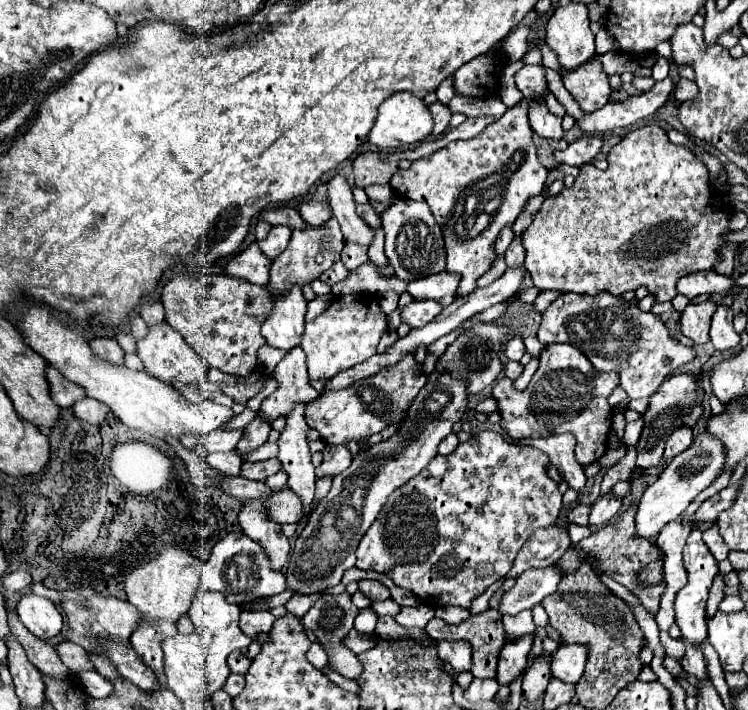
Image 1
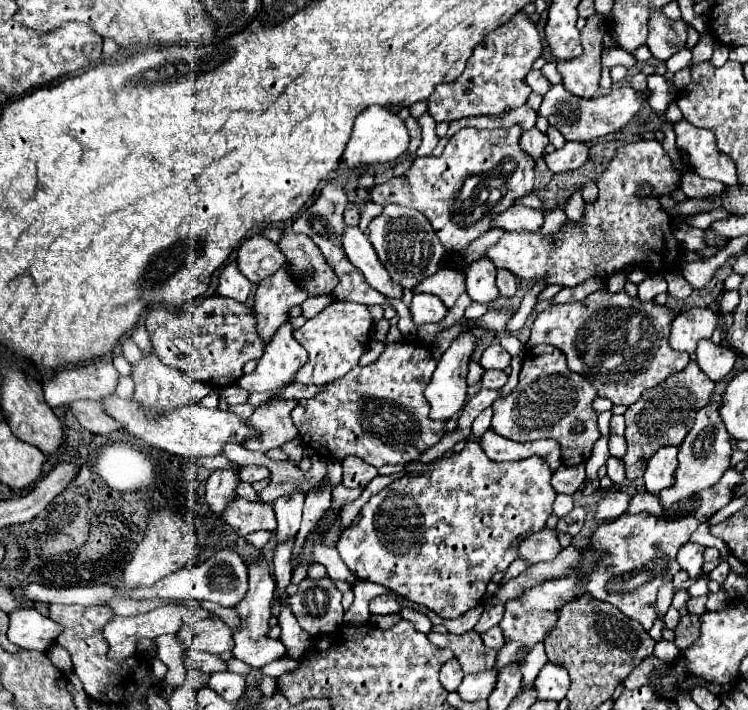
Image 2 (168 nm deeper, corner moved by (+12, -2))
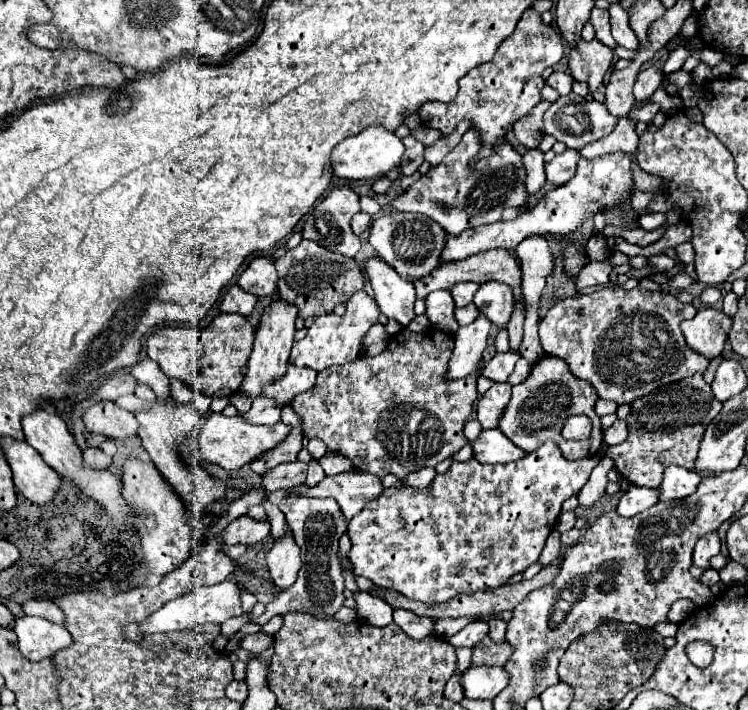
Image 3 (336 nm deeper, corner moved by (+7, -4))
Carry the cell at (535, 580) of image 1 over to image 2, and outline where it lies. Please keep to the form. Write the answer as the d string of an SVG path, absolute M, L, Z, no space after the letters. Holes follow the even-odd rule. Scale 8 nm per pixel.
M496 603L496 605L486 607L486 609L484 609L484 613L482 613L482 617L480 617L480 621L476 623L474 631L478 631L478 633L488 631L490 627L494 627L494 625L498 625L498 623L500 623L502 615L504 615L504 605L502 605L502 603Z

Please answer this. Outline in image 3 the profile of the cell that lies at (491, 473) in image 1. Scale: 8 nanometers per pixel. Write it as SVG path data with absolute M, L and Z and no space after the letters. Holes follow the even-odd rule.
M549 441L523 459L505 465L483 465L477 463L477 459L465 463L453 461L449 471L437 475L427 489L385 489L379 499L367 503L363 511L349 521L347 533L353 543L349 553L353 573L367 577L379 587L393 587L401 595L429 605L445 603L453 595L501 587L511 575L525 571L539 559L551 525L557 523L557 515L561 513L561 503L579 493L597 463L597 455L569 461L561 449Z

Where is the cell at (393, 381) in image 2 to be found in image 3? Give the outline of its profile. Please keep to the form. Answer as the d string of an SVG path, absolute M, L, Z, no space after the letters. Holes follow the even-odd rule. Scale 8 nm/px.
M429 327L423 333L401 329L389 339L383 353L375 357L357 357L351 363L319 371L315 389L293 399L293 409L303 419L303 433L309 439L323 439L327 449L349 457L355 469L377 477L391 473L401 479L423 467L435 467L449 459L469 443L463 435L463 425L473 411L473 403L477 399L477 377L485 367L485 361L481 361L473 375L449 381L445 375L453 341L451 333L435 327Z

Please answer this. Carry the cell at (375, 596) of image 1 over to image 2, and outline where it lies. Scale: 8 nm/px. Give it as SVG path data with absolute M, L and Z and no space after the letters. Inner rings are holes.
M378 595L370 601L370 613L386 615L386 613L398 613L398 611L400 611L400 605L390 595Z

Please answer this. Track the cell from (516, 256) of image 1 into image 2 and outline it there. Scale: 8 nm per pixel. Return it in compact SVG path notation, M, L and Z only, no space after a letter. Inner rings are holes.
M498 269L496 287L500 289L502 295L510 297L510 295L514 295L514 291L516 291L516 277L514 277L508 269Z

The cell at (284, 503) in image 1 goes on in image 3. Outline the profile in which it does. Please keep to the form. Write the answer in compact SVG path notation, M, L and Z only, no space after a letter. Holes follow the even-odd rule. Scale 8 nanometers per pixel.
M243 515L225 527L225 531L221 533L221 541L225 545L255 545L267 535L269 535L267 521L255 521Z

